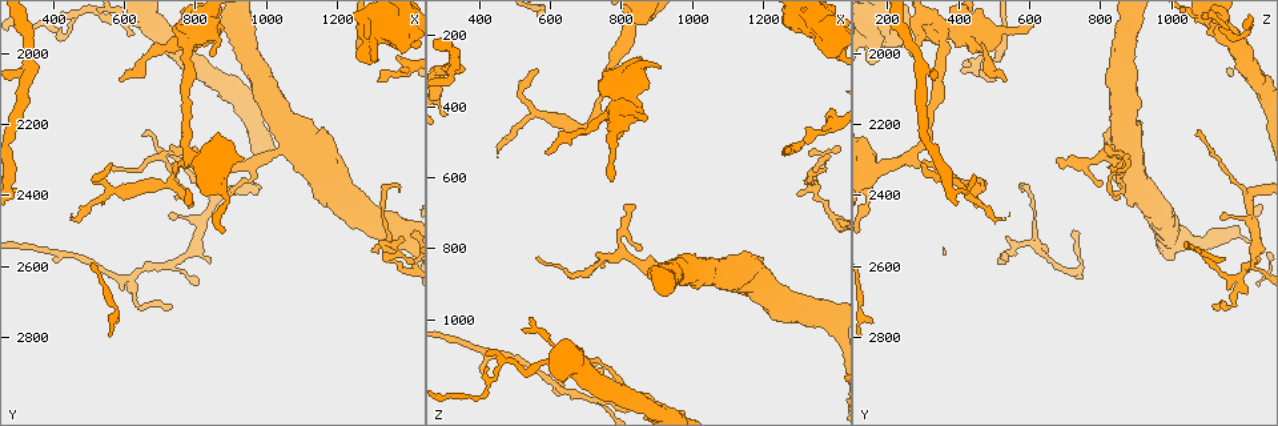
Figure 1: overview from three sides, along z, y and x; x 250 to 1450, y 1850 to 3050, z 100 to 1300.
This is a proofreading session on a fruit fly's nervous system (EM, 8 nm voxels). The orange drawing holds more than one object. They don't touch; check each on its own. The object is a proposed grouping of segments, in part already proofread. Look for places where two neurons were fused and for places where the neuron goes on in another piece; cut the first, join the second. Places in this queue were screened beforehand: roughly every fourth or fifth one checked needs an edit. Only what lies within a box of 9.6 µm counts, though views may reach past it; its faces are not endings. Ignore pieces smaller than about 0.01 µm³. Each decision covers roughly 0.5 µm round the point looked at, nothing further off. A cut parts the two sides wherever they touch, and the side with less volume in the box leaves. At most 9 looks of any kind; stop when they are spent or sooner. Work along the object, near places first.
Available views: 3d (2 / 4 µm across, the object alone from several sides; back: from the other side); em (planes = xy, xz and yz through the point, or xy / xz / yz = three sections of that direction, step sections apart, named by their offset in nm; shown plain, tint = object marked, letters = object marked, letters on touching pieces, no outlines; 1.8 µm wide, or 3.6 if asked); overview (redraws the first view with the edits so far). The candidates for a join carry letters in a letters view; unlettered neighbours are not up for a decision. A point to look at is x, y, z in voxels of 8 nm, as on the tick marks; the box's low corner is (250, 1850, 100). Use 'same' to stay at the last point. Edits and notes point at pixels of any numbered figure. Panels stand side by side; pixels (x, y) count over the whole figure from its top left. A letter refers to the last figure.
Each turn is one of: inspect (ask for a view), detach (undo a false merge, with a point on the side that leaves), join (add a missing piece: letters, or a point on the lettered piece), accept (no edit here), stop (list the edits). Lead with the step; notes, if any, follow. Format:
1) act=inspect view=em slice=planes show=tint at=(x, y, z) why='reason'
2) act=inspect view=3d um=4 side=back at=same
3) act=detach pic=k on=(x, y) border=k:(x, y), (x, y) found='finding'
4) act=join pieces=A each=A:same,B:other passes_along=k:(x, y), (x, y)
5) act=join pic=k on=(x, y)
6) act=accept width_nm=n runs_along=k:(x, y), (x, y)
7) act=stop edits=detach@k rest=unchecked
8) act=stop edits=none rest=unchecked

act=inspect view=3d um=4 at=(800, 1950, 370) why='sharp bend'

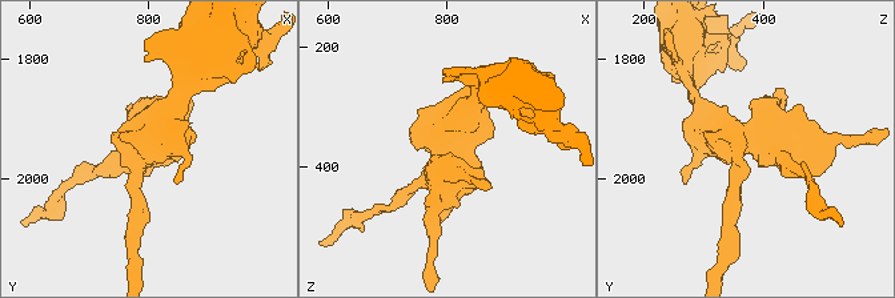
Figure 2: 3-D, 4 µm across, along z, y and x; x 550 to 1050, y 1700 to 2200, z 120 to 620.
act=inspect view=em slice=planes show=tint at=(800, 1945, 370) why='shape alone is not enough'

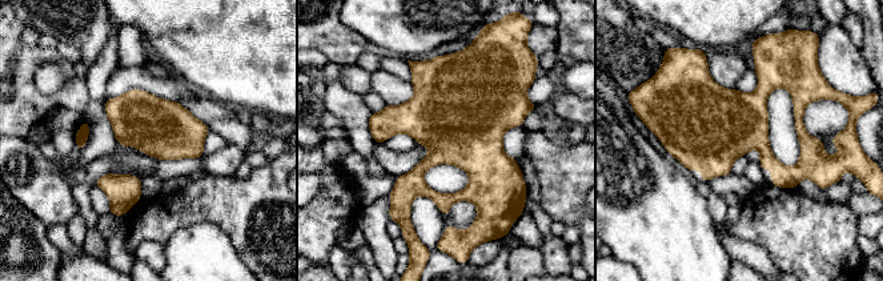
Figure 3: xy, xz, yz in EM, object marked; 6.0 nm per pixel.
act=inspect view=em slice=planes show=letters at=same why='what lies round it'

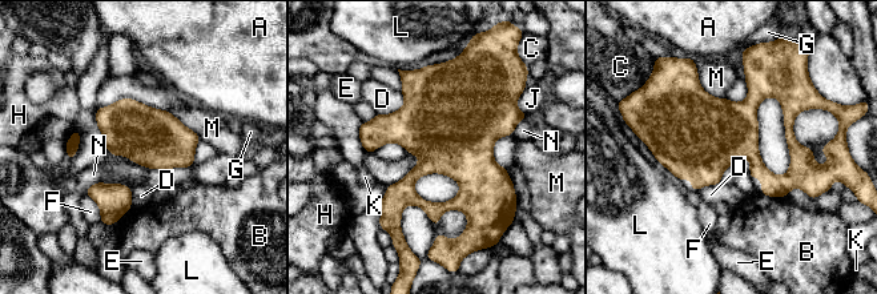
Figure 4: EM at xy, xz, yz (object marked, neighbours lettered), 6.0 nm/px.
act=accept longest_contact=M:280nm each=A:other,B:other,C:other,D:other,E:other,F:other,G:other,H:other,J:other,K:other,L:other,M:other,N:other found='one neuron here'

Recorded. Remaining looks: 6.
act=inspect view=em slice=xz step=4 show=tint at=(320, 2050, 300)

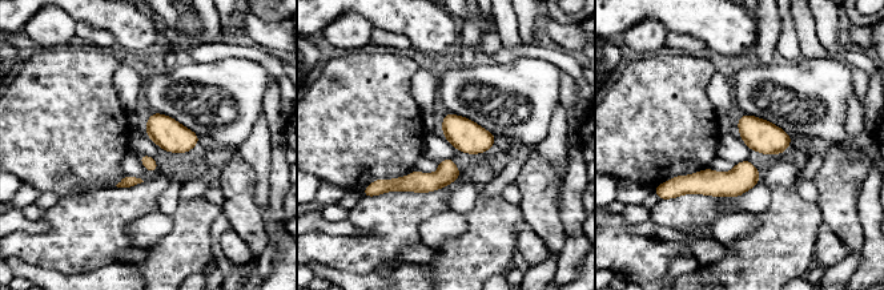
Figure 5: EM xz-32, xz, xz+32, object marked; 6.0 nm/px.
act=inspect view=em slice=planes show=letters at=same why='cut it another way'

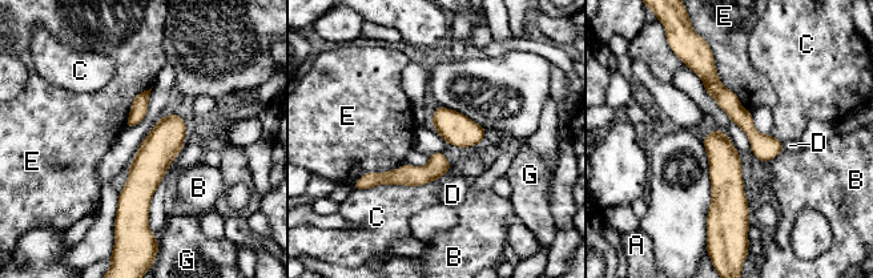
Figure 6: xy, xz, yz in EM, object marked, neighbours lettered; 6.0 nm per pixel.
act=accept longest_contact=C:600nm each=A:other,B:other,C:other,D:other,E:other,G:other runs_along=6:(177, 119), (135, 200), (119, 216) found='all the same neuron'

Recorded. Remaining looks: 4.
act=inspect view=em um=3.6 slice=planes show=letters at=(560, 2310, 300) why='thin end'

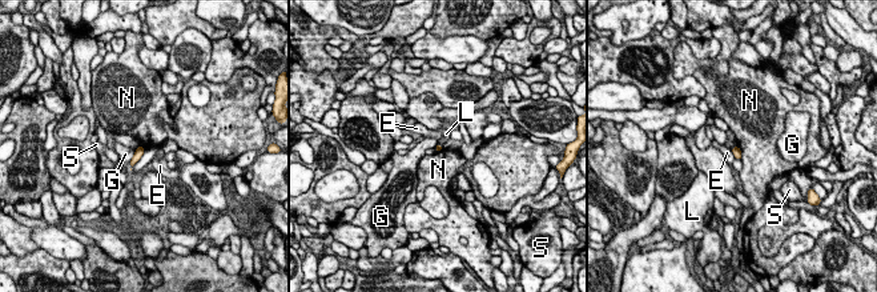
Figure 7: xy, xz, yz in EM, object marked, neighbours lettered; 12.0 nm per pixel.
act=accept each=E:other,G:other,L:other,N:other,S:other border=7:(136, 151), (128, 162) found='none of them fits'

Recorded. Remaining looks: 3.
act=inspect view=3d um=2 at=(1320, 2080, 490) why='tapers out'

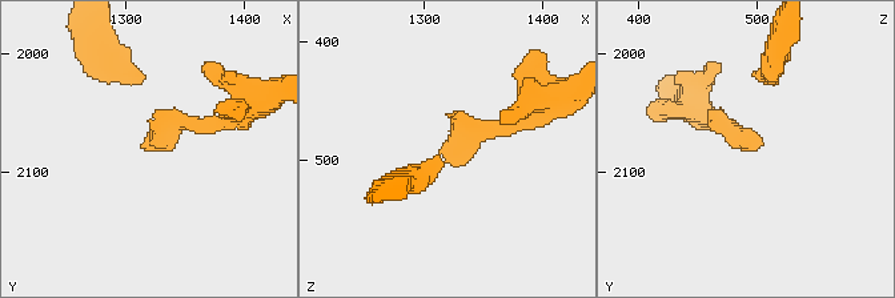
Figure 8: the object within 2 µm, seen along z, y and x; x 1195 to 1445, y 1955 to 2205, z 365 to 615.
act=inspect view=em slice=xz step=8 show=letters at=(1316, 2080, 492)

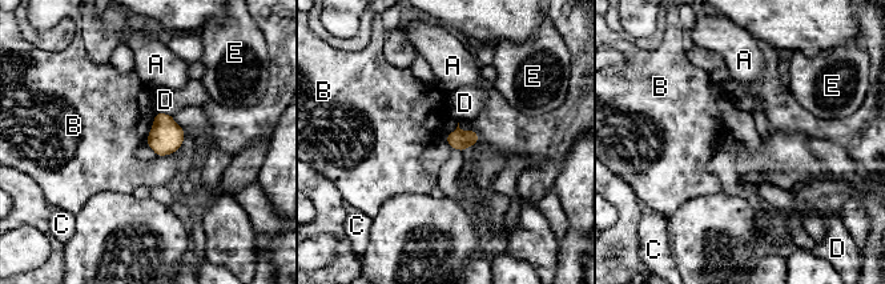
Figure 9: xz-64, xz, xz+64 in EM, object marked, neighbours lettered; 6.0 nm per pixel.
act=inspect view=em slice=planes show=letters at=same why='another direction'

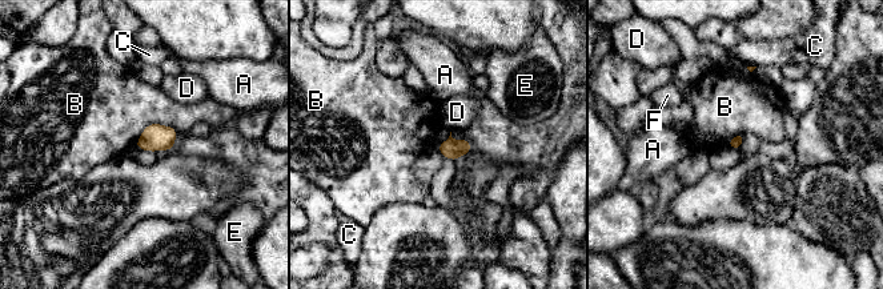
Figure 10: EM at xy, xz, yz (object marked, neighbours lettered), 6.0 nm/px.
act=accept each=A:other,B:other,C:other,D:other,E:other,F:other border=10:(177, 132), (149, 124), (135, 144) found='no lettered piece goes on from it'

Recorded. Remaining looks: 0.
act=stop edits=none rest=unchecked

